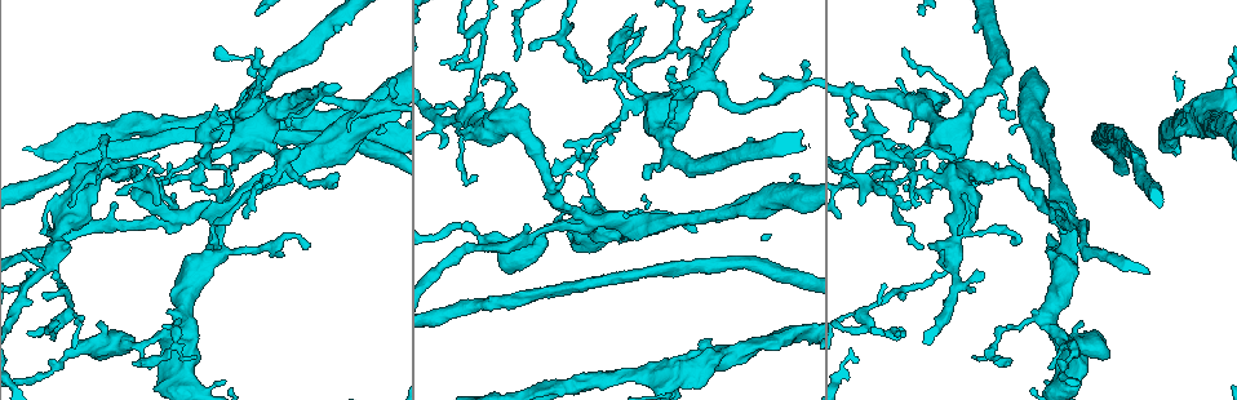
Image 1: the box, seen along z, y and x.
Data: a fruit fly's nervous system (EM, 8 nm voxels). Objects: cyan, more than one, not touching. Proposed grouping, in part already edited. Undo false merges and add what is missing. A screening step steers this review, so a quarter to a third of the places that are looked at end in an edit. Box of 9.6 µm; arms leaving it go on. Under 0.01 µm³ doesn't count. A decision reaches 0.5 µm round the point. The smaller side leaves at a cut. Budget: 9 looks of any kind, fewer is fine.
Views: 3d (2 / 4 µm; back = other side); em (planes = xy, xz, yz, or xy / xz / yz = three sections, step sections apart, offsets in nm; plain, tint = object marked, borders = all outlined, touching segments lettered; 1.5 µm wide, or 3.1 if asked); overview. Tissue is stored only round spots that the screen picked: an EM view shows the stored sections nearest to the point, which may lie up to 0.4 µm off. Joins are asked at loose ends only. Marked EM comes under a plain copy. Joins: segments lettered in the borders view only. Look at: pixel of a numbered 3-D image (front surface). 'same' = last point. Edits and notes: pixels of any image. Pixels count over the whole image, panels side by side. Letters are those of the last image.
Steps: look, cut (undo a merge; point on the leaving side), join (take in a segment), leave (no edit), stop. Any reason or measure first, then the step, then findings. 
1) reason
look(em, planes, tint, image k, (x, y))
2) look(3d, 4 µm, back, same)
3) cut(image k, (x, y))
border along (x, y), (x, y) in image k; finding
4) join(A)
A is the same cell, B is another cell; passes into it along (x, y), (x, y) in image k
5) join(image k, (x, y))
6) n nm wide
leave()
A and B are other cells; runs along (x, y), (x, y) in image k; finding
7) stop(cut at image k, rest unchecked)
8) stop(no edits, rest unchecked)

branch stops here
look(3d, 2 µm, image 1, (718, 65))

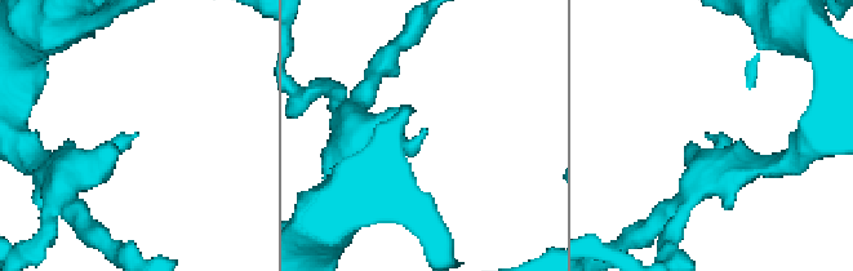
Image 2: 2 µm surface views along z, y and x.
now the EM
look(em, xy, step 8, borders, image 2, (710, 134))

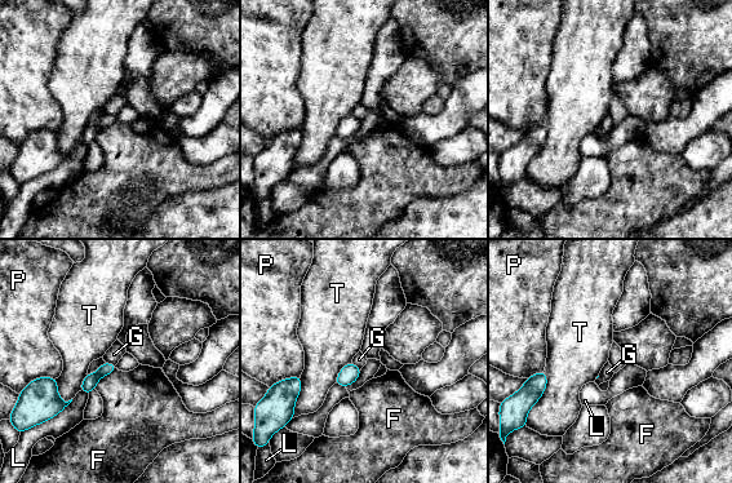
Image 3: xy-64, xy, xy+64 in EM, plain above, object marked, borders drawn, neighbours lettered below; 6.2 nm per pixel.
cut it another way
look(em, planes, borders, same)

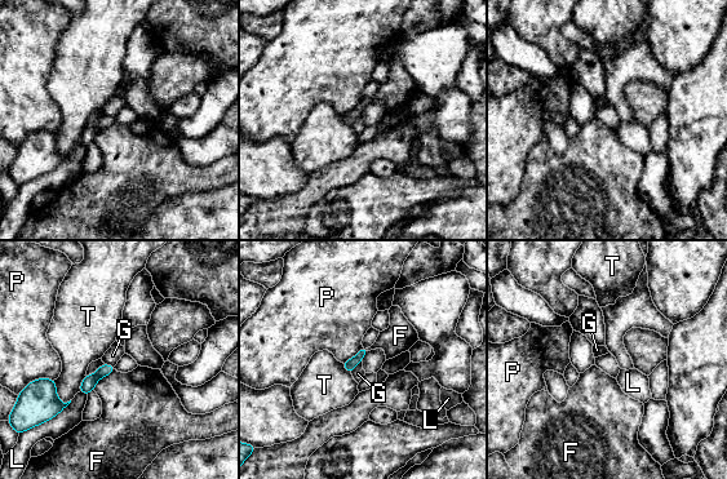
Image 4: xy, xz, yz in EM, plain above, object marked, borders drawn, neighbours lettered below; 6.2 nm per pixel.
leave()
F, G, L, P and T are other cells; border along (362, 359), (351, 373) in image 4; none of them fits

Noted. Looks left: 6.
free end
look(3d, 4 µm, image 1, (196, 357))

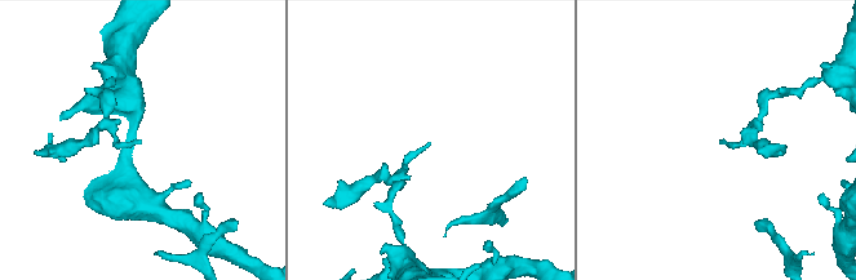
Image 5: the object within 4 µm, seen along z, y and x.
look(em, planes, borders, image 5, (139, 143))

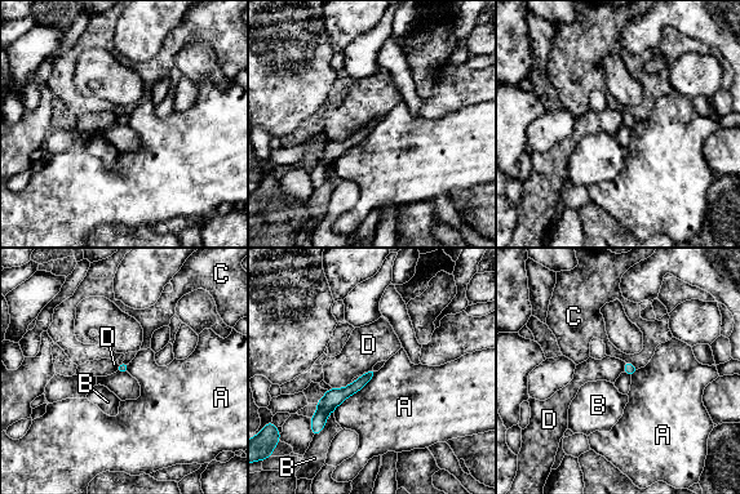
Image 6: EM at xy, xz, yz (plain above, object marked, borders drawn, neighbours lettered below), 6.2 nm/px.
70 nm wide
leave()
A, B, C and D are other cells; runs along (372, 372), (313, 421) in image 6; none of them fits

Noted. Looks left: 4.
branch stops here
look(3d, 2 µm, back, image 1, (859, 204))

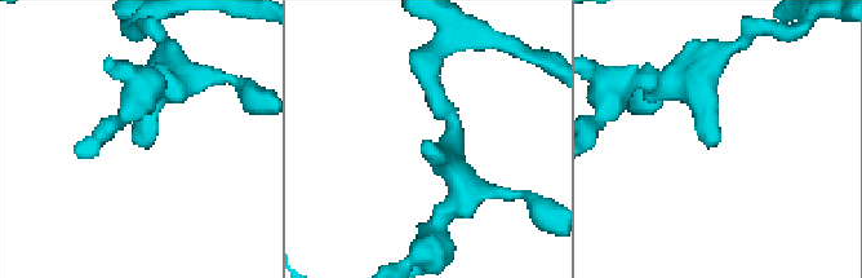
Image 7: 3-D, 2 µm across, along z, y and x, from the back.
look(em, yz, step 8, borders, image 7, (713, 144))

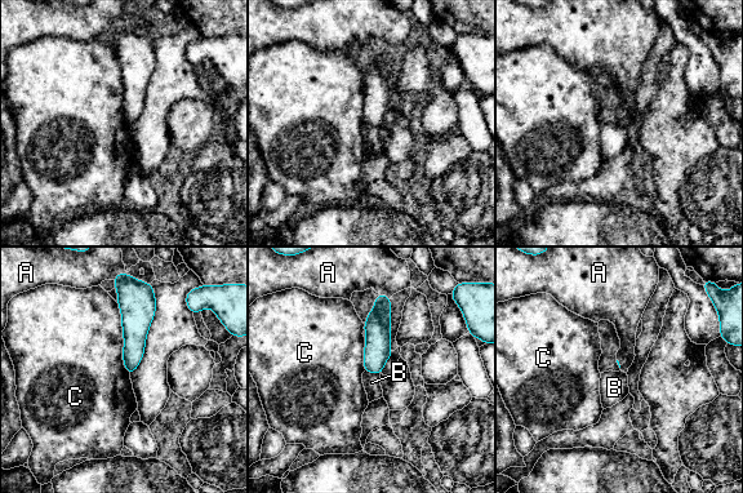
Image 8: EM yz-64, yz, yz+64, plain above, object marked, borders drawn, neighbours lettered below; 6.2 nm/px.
look(em, planes, borders, same)

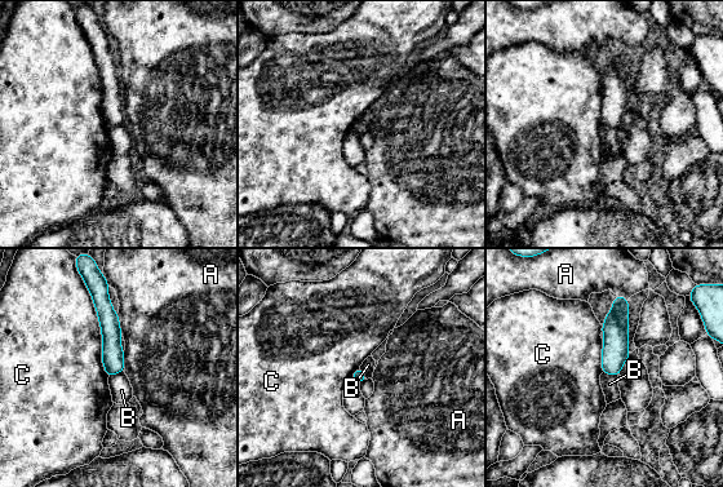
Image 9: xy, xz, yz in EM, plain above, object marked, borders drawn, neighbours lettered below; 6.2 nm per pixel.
leave()
A, B and C are other cells; border along (602, 372), (617, 376) in image 9; none of them fits

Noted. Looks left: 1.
stop(no edits, rest unchecked)

